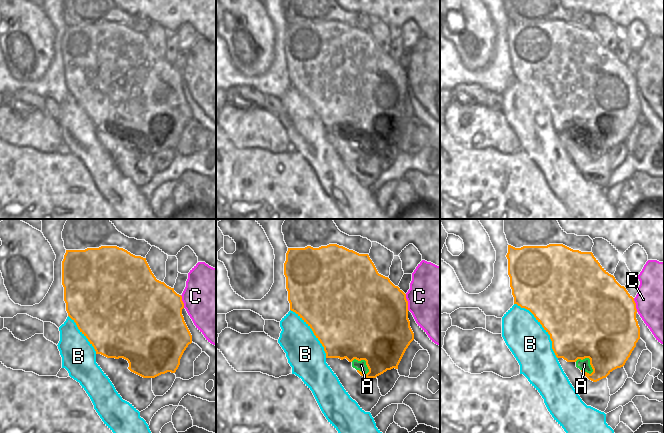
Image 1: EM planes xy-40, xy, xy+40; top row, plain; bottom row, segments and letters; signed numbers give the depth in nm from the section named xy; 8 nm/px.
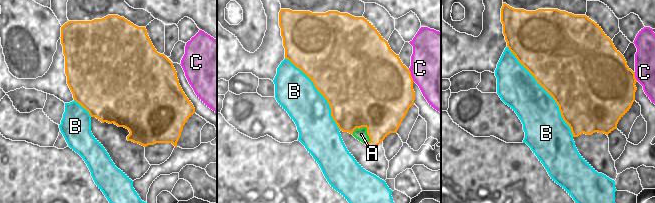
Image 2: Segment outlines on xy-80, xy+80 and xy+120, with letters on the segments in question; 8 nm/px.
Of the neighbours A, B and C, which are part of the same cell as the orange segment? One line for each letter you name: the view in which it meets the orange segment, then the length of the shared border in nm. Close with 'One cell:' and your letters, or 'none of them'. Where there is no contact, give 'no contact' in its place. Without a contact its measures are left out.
A: xy+40 | 170 nm
One cell: A

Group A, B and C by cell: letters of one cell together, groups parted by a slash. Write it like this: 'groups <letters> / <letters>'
groups A / B / C

